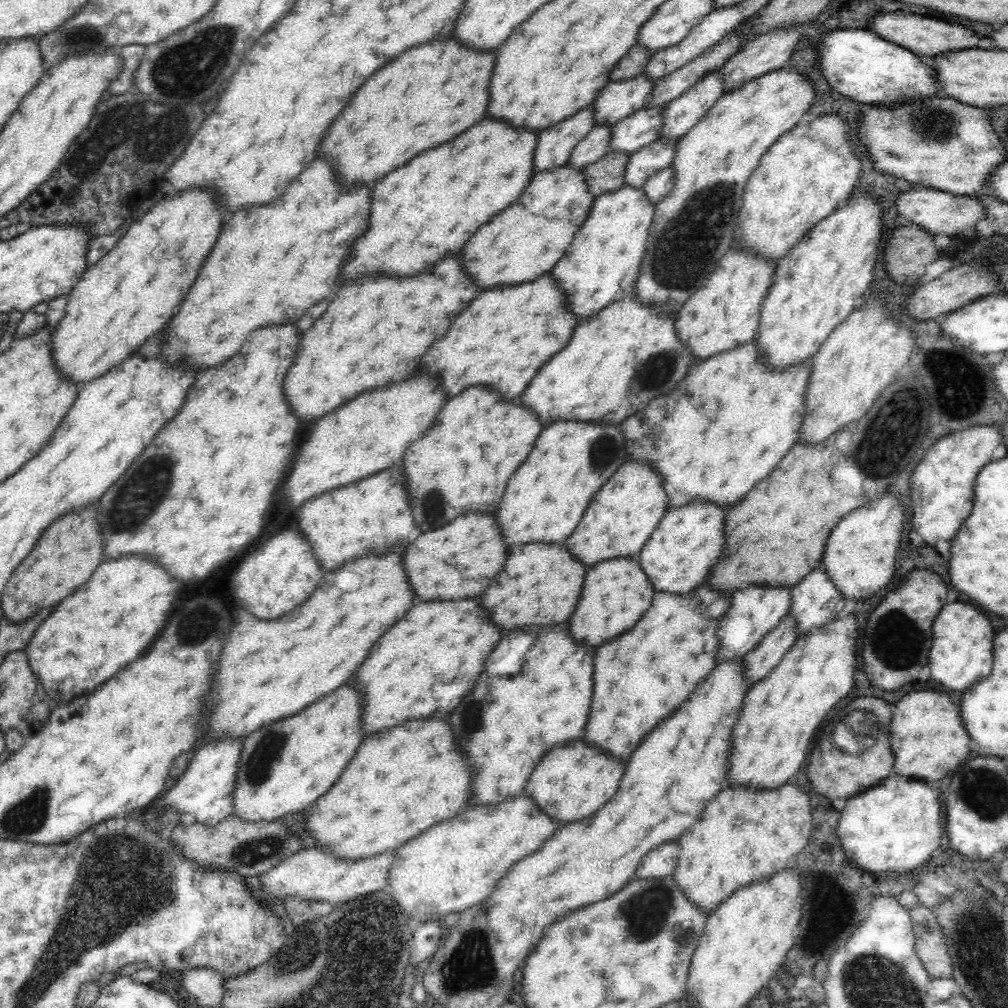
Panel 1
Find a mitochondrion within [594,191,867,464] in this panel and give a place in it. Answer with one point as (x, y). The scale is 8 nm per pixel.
(655, 373)

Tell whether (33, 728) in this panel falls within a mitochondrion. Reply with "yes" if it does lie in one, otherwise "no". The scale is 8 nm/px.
no

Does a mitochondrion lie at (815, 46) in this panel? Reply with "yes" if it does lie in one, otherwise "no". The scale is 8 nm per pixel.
no

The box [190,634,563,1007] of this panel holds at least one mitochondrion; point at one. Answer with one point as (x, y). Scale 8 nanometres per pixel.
(469, 968)

